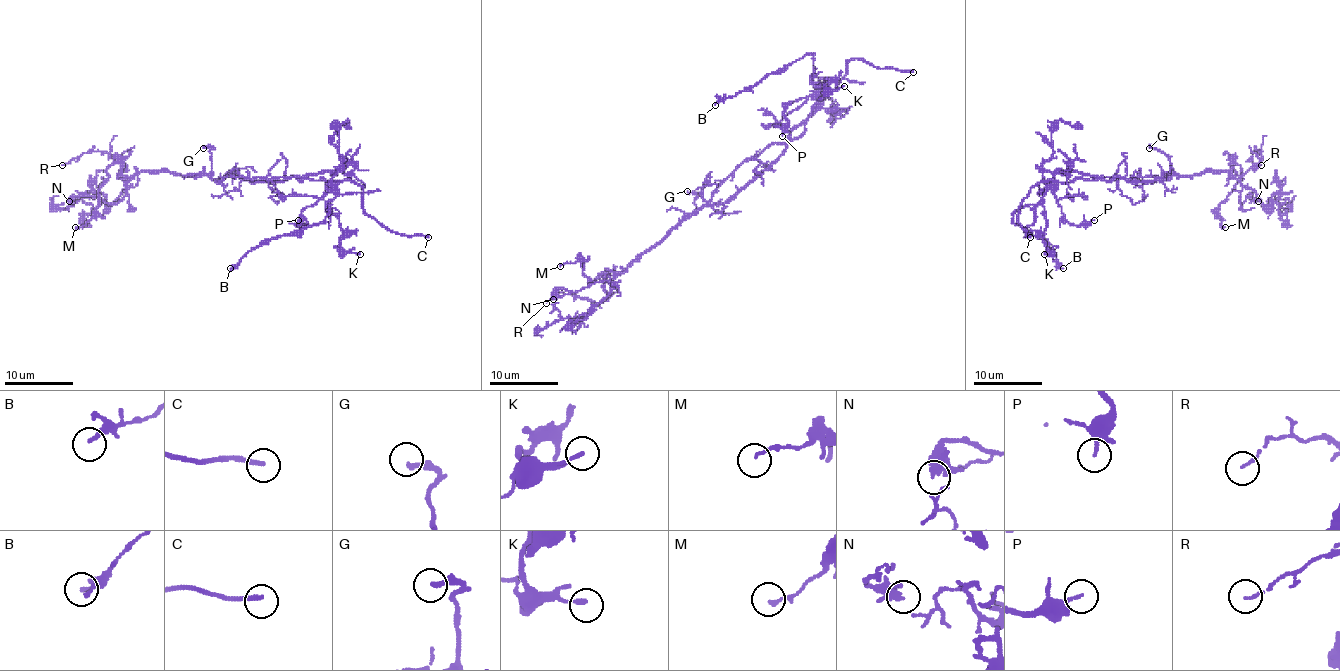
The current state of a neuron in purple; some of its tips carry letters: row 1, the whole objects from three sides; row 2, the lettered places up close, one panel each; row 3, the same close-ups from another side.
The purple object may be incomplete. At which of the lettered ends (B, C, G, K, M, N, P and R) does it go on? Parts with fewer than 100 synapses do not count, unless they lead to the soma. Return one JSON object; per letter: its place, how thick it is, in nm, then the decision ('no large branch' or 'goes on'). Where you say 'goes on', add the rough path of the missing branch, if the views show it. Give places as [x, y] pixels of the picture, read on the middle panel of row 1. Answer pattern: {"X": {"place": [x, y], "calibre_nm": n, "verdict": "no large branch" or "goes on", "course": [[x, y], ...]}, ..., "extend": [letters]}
{"B": {"place": [715, 105], "calibre_nm": 200, "verdict": "no large branch"}, "C": {"place": [913, 72], "calibre_nm": 200, "verdict": "goes on"}, "G": {"place": [687, 191], "calibre_nm": 240, "verdict": "no large branch"}, "K": {"place": [844, 86], "calibre_nm": 150, "verdict": "no large branch"}, "M": {"place": [560, 266], "calibre_nm": 120, "verdict": "no large branch"}, "N": {"place": [553, 299], "calibre_nm": 240, "verdict": "no large branch"}, "P": {"place": [782, 136], "calibre_nm": 220, "verdict": "no large branch"}, "R": {"place": [546, 303], "calibre_nm": 110, "verdict": "no large branch"}, "extend": ["C"]}

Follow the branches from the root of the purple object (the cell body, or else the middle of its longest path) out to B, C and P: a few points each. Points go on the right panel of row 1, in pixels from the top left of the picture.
B: (1125, 179), (1053, 184), (1039, 203), (1025, 204), (1013, 215), (1015, 223), (1054, 251), (1063, 268)
C: (1125, 179), (1099, 177), (1094, 180), (1037, 182), (1023, 199), (1017, 216), (1030, 237)
P: (1125, 179), (1075, 179), (1058, 184), (1054, 192), (1056, 203), (1070, 223), (1079, 225), (1094, 220)

